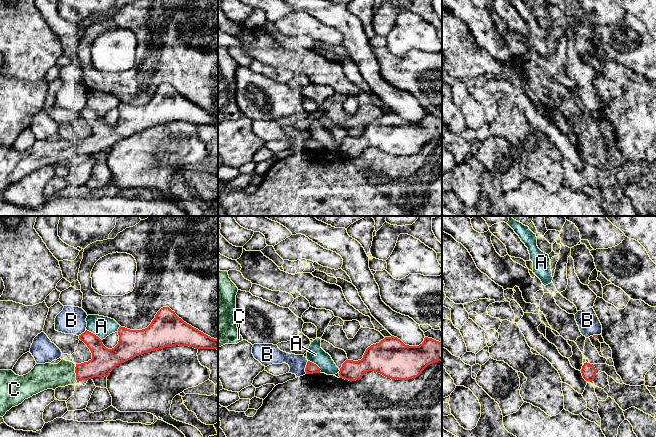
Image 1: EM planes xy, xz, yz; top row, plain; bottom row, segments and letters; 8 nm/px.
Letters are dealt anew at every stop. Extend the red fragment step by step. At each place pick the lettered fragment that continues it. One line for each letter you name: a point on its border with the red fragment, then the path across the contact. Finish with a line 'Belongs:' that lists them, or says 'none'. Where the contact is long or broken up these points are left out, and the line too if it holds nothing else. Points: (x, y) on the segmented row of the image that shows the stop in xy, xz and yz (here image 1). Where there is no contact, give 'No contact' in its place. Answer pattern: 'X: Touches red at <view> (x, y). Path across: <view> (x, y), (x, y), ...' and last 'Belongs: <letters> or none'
C: Touches red at xy (75, 372)
Belongs: C

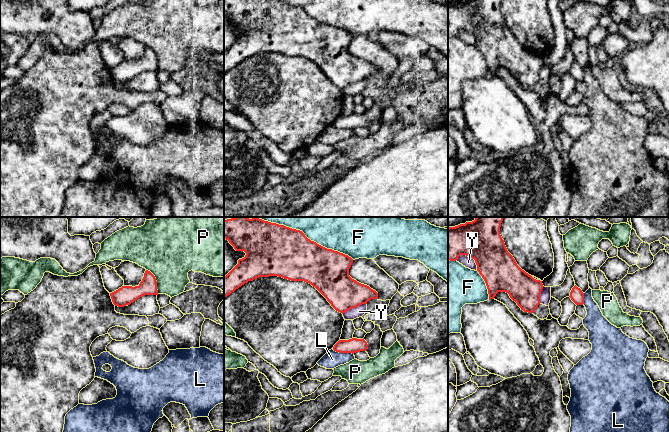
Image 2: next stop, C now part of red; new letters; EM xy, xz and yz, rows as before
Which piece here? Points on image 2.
Belongs: none

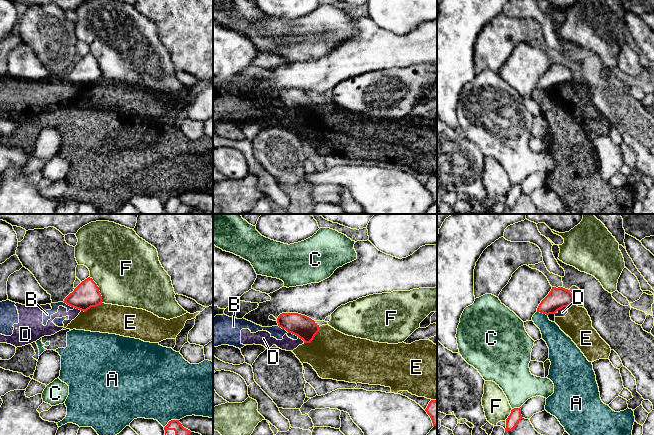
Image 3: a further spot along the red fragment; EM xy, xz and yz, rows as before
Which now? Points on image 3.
Belongs: none

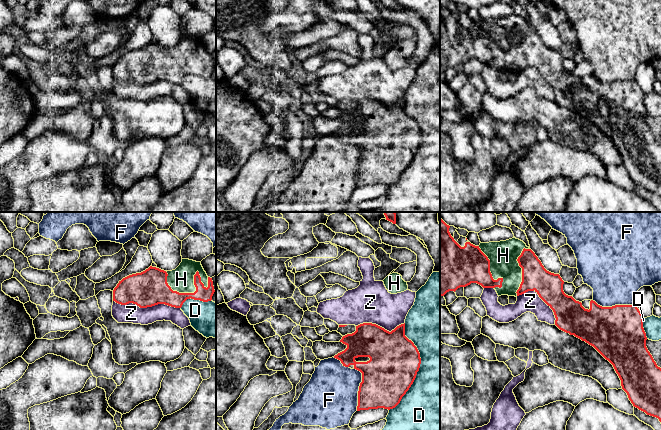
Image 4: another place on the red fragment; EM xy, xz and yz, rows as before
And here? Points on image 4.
H: Touches red at xy (194, 292)
Belongs: H

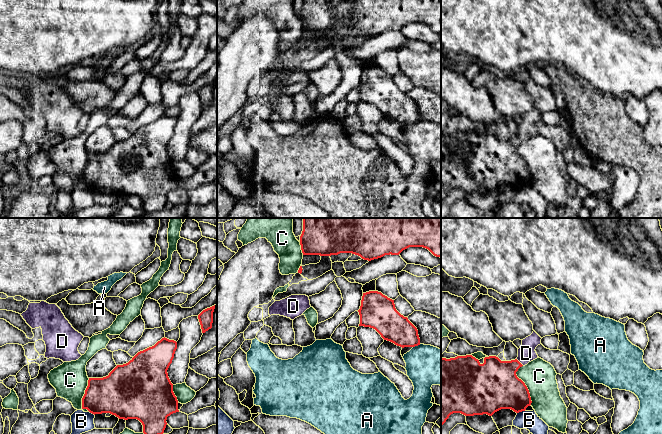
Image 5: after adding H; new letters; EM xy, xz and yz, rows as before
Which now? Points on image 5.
D: Touches red at yz (519, 362). Path across: yz (495, 382), (509, 368), (519, 362), (526, 353)
Belongs: D

